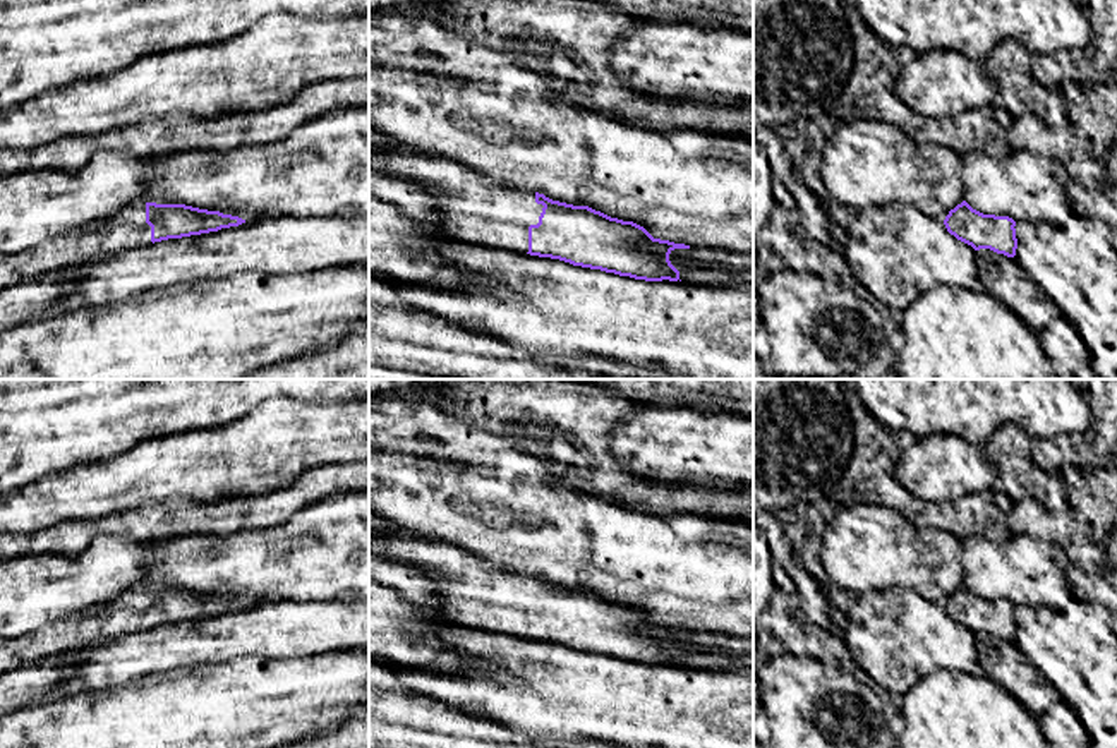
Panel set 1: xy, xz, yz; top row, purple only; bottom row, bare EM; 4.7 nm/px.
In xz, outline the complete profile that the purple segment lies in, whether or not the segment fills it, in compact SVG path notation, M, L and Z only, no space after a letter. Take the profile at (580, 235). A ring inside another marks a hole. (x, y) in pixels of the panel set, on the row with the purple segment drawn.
M398 148L369 153L369 168L419 182L436 199L439 225L453 240L559 259L645 281L678 281L679 271L671 264L669 254L690 249L654 238L643 226L589 206L498 184L451 158Z

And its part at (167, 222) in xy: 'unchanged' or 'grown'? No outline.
grown

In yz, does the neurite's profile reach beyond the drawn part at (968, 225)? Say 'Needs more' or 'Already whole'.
Already whole

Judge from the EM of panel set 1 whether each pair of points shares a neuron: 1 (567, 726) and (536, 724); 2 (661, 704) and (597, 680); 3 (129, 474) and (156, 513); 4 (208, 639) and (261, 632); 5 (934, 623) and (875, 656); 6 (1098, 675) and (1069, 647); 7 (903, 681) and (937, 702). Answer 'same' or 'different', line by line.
1: same
2: same
3: different
4: same
5: same
6: different
7: different

